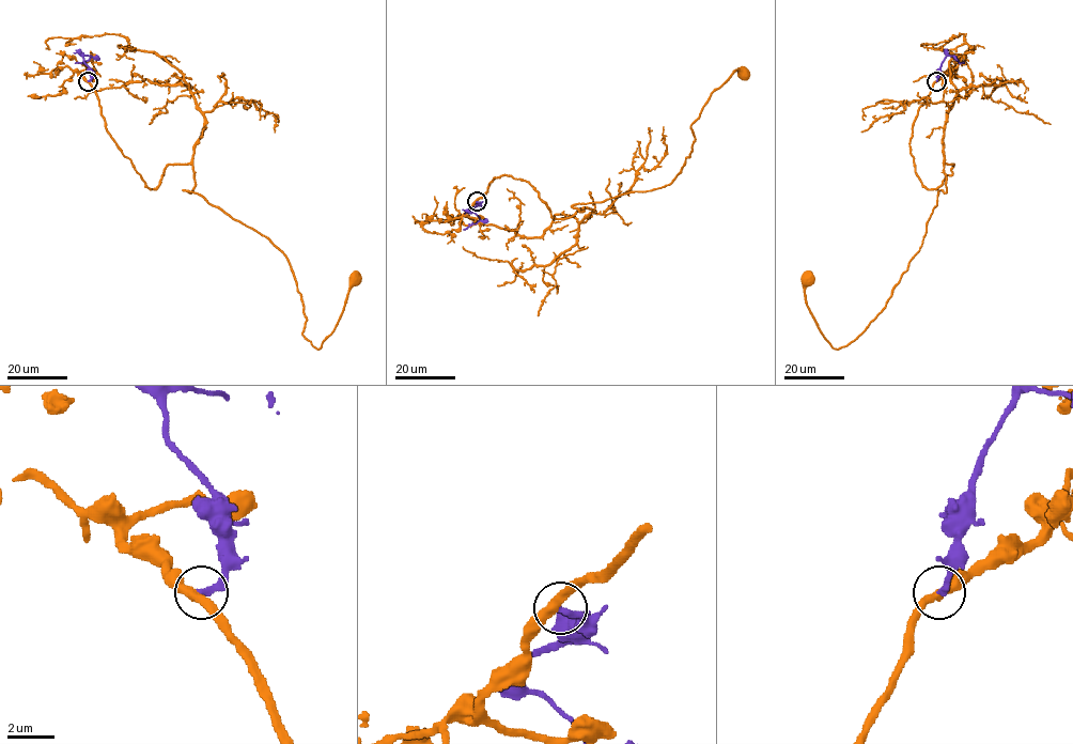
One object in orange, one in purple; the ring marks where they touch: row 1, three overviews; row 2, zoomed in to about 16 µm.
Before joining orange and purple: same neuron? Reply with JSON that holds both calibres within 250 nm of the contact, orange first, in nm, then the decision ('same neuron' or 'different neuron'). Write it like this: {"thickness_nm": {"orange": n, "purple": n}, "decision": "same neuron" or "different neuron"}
{"thickness_nm": {"orange": 360, "purple": 280}, "decision": "different neuron"}

